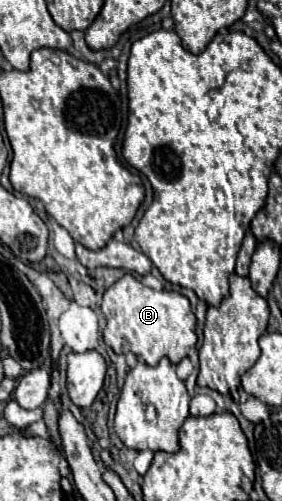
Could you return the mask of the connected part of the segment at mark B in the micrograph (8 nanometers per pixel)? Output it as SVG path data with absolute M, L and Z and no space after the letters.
M132 274L122 276L116 284L112 284L104 292L102 312L106 316L104 342L116 354L134 352L144 358L146 364L156 366L162 356L166 356L172 364L178 364L186 358L188 350L196 346L196 318L190 310L190 302L186 296L168 290L152 290L136 280Z

